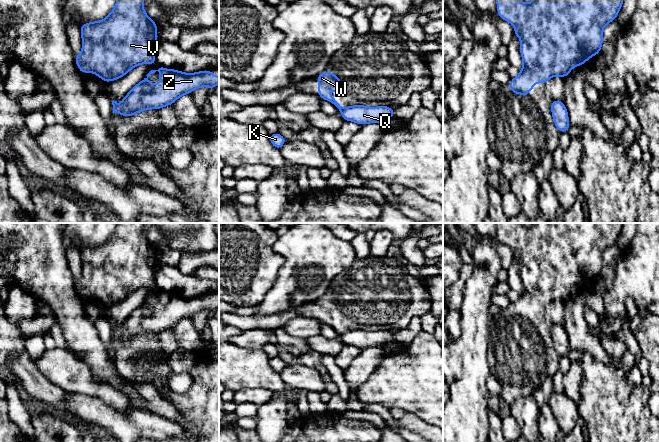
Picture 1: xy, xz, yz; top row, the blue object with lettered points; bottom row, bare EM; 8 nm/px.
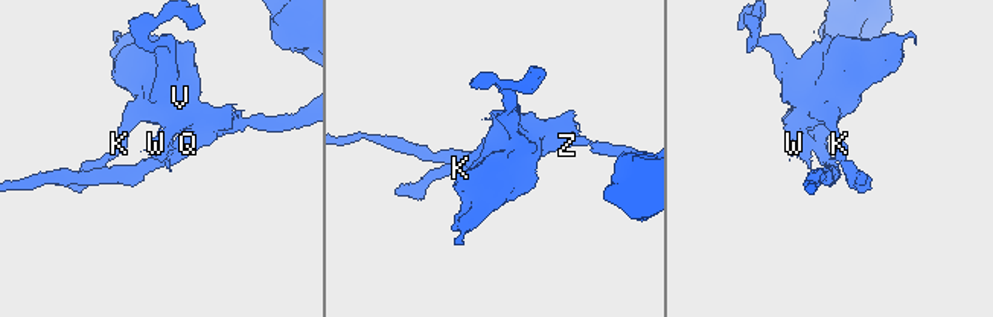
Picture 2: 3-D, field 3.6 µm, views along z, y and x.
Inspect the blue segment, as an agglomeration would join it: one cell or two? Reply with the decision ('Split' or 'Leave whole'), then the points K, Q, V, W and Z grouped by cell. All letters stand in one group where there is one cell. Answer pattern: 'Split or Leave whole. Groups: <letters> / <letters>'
Split. Groups: K V W / Q Z

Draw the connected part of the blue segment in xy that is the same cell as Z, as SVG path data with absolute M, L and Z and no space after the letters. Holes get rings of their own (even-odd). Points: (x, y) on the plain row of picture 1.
M161 291L151 294L146 300L123 322L118 338L130 341L139 338L141 334L161 333L196 312L206 310L214 313L219 307L219 301L213 299L211 294L191 298ZM156 295L160 297L161 303L158 309L153 309L148 301Z

